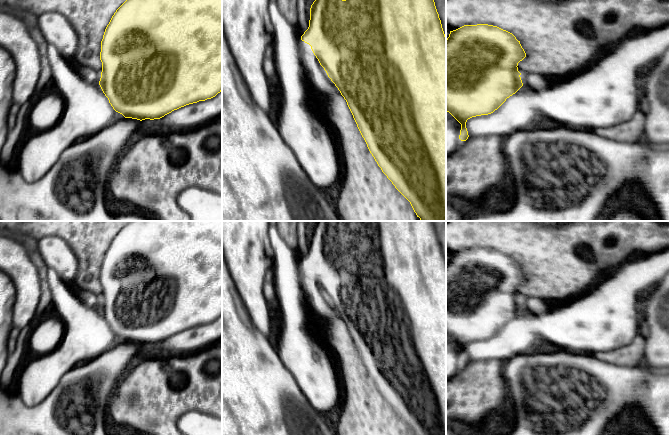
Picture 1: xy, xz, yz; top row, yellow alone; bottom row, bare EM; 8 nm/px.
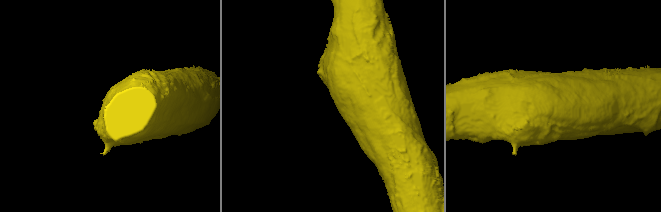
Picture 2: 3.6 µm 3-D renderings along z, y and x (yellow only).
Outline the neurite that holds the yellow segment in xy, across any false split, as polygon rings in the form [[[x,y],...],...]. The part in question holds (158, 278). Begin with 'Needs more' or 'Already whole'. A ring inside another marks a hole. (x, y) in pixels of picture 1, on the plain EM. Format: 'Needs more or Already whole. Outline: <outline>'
Needs more. Outline: [[[129,221],[114,237],[101,265],[102,296],[79,290],[79,299],[99,308],[113,333],[125,342],[160,343],[222,315],[222,221]]]

